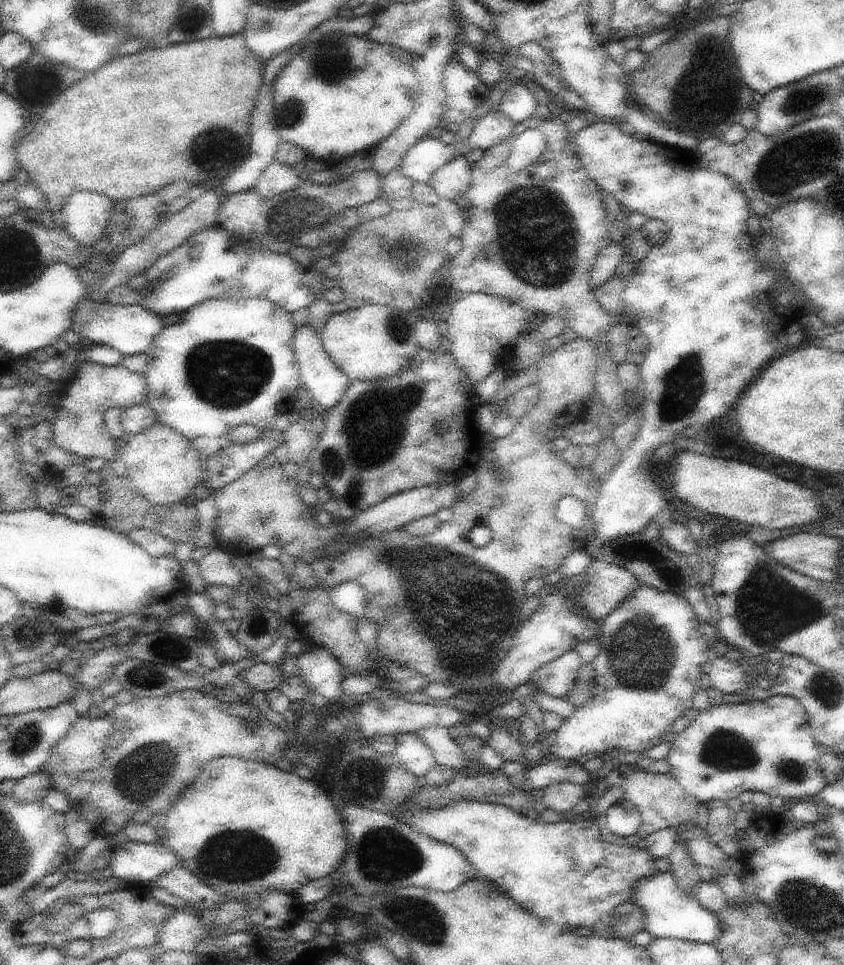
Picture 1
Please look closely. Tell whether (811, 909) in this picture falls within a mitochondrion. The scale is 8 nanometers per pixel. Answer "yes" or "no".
yes

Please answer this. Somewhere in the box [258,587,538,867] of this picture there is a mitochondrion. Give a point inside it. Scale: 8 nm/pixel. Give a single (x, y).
(369, 769)

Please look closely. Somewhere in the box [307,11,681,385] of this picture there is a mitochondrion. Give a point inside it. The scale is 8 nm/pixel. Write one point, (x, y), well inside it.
(538, 233)

